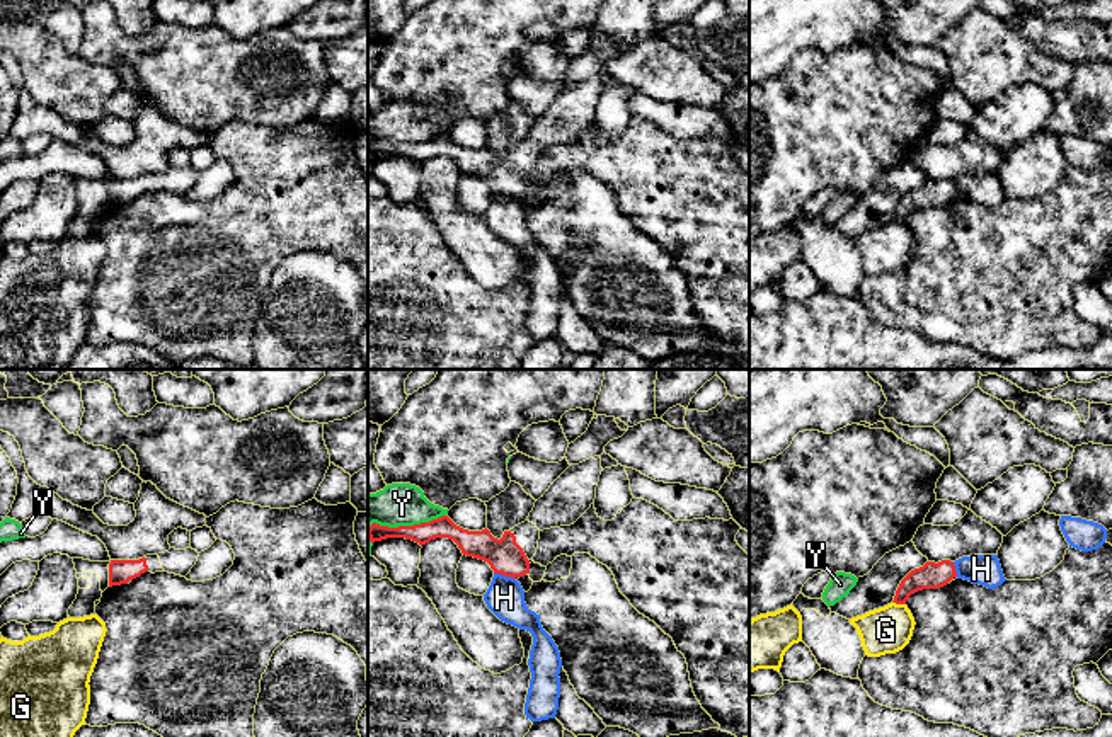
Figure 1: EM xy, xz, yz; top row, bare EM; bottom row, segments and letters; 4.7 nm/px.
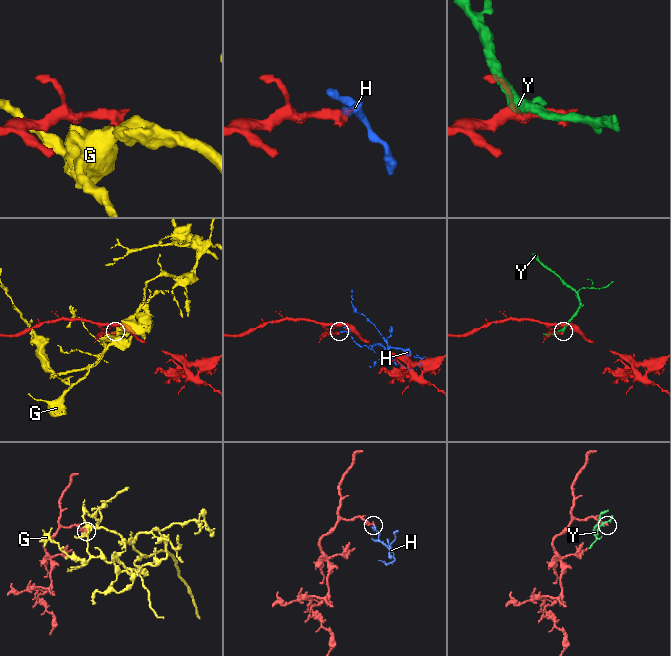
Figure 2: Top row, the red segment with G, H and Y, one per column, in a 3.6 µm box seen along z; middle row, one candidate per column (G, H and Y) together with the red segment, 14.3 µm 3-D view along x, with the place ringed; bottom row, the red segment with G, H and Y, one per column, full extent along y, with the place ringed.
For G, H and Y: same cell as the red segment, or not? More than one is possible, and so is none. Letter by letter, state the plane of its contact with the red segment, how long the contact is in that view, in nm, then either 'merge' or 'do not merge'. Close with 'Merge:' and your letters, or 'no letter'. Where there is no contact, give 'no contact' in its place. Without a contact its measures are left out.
G: yz | 70 nm | do not merge
H: xz | 110 nm | do not merge
Y: xz | 380 nm | do not merge
Merge: no letter

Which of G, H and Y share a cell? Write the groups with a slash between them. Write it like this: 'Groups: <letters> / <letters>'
Groups: G / H / Y

